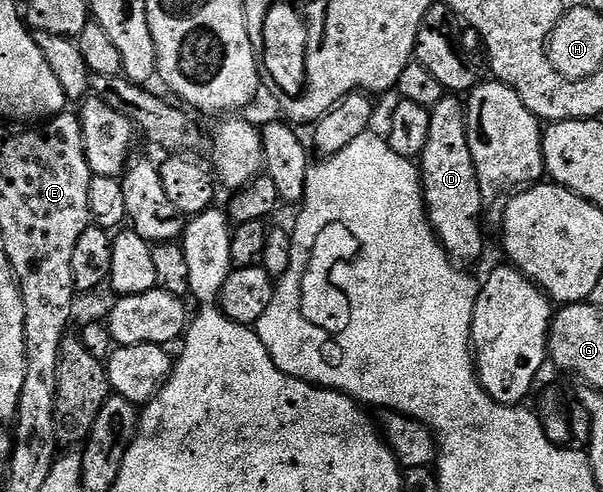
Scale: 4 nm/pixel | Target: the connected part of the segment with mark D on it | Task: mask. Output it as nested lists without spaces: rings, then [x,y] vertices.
[[[447,93],[440,101],[431,108],[429,120],[431,121],[431,129],[427,129],[427,145],[423,149],[423,153],[419,156],[419,170],[421,173],[421,186],[425,193],[425,216],[429,218],[429,224],[433,227],[437,239],[443,245],[443,249],[448,253],[450,259],[458,265],[469,265],[465,263],[477,263],[481,259],[481,254],[485,251],[485,239],[481,236],[481,223],[477,218],[481,215],[481,203],[483,204],[483,196],[481,186],[477,180],[475,173],[475,161],[471,161],[471,145],[467,145],[467,125],[465,124],[465,103],[462,102],[456,94]]]

